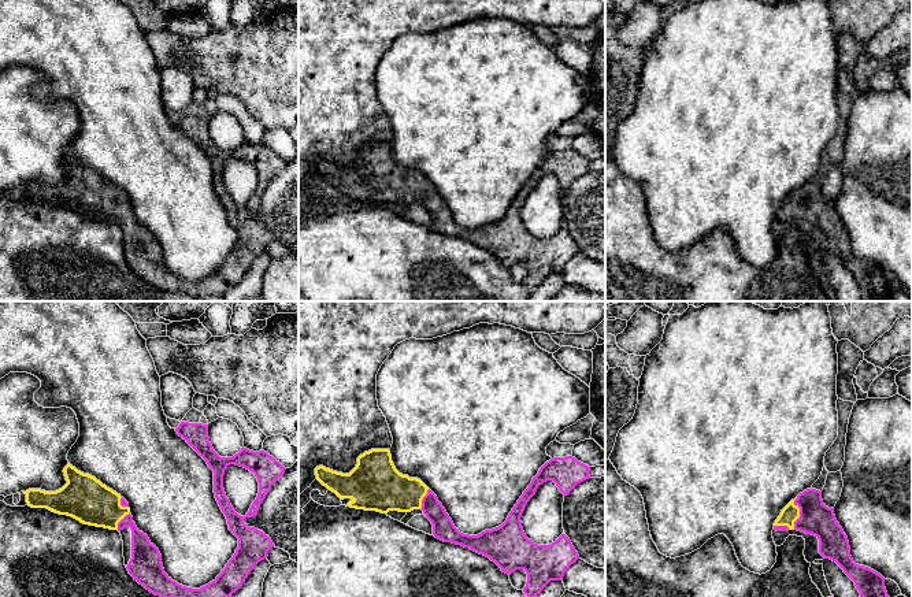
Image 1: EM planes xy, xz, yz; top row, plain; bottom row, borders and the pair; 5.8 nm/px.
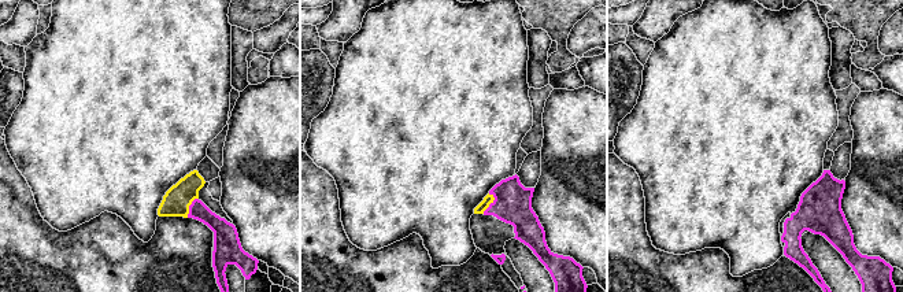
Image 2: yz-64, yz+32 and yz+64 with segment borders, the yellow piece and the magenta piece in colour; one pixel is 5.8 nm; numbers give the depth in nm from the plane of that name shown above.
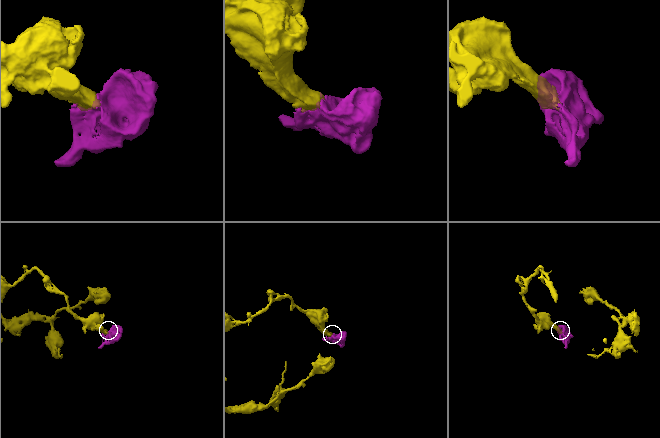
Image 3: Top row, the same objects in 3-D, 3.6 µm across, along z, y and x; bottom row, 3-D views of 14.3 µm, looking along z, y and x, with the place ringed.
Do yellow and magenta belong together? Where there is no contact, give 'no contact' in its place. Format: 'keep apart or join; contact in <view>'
join; contact in yz

